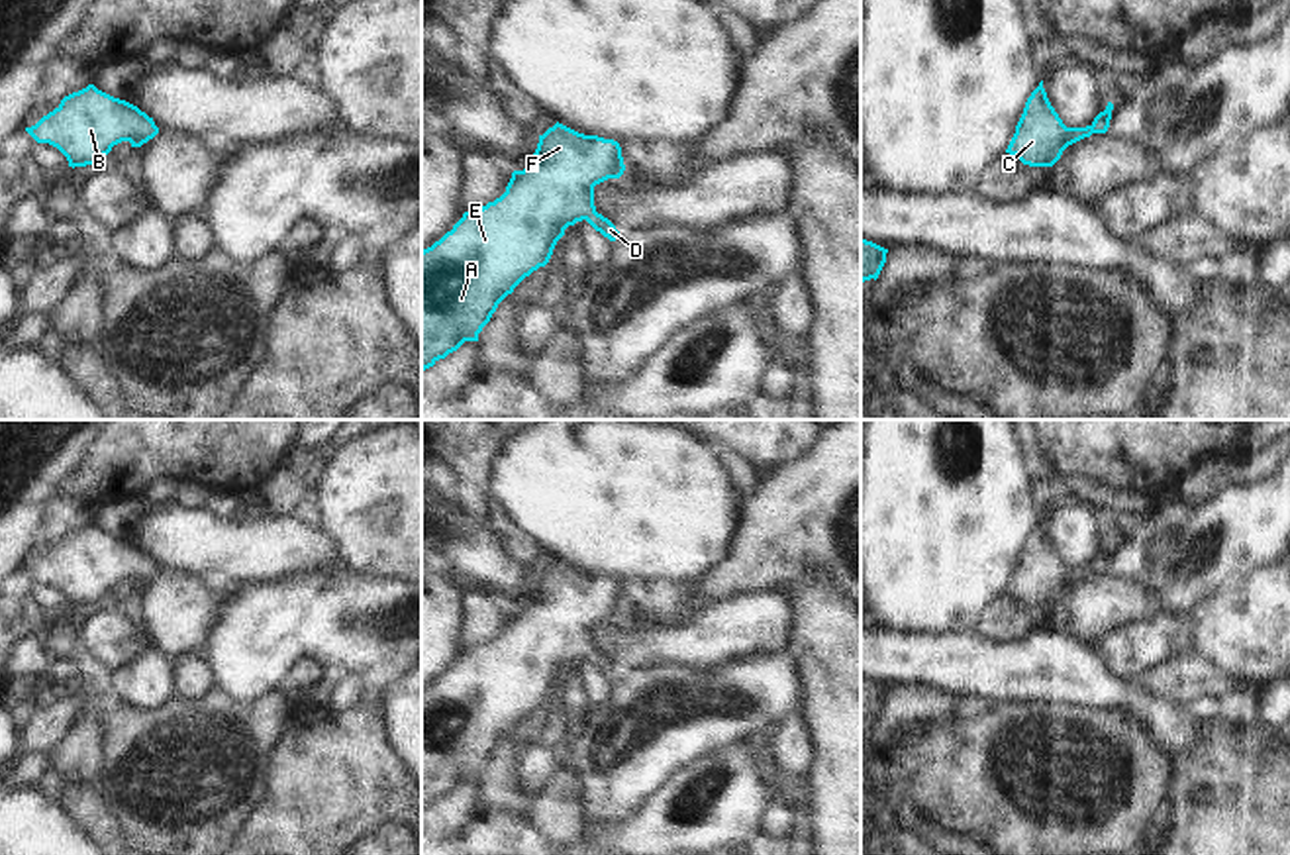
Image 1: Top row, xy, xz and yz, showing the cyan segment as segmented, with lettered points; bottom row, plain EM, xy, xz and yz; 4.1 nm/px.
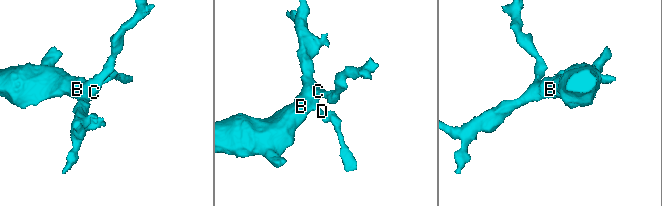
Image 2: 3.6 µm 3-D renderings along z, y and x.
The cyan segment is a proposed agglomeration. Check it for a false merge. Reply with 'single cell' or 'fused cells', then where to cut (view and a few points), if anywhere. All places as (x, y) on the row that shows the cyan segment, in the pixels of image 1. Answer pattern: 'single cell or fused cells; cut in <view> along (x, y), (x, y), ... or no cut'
single cell; no cut

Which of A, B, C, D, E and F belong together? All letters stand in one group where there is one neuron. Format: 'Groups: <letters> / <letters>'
Groups: A B C D E F.

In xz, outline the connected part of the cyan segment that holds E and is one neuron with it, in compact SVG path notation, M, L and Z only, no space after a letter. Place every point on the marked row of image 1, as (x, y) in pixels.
M555 124L539 135L531 163L523 171L514 171L506 192L478 210L465 212L463 218L439 241L422 251L422 373L439 359L457 351L465 341L478 341L478 333L490 322L498 304L539 267L545 267L557 241L569 226L586 220L596 231L616 241L616 226L596 212L594 186L620 178L625 171L621 147L614 139L578 133L563 124Z

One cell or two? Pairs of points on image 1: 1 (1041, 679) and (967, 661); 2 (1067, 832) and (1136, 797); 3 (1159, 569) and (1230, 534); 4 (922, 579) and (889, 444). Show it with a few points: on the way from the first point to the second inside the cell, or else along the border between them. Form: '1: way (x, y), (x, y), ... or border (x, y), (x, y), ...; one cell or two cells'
1: way (1024, 671), (985, 667); one cell
2: way (1085, 824), (1092, 824), (1118, 799); one cell
3: way (1177, 569), (1189, 567), (1212, 550); one cell
4: way (922, 546), (918, 477); one cell

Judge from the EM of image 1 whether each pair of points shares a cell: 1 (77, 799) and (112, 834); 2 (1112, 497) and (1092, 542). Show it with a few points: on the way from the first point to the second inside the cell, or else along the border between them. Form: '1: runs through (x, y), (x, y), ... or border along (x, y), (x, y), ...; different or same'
1: runs through (85, 806), (104, 826); same
2: border along (1055, 502), (1083, 501), (1094, 506); different

